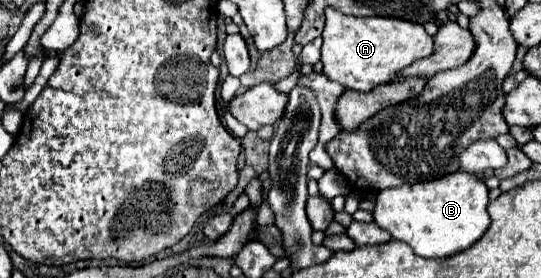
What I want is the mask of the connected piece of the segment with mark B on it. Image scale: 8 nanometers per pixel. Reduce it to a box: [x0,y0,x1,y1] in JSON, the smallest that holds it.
[373,170,491,258]

